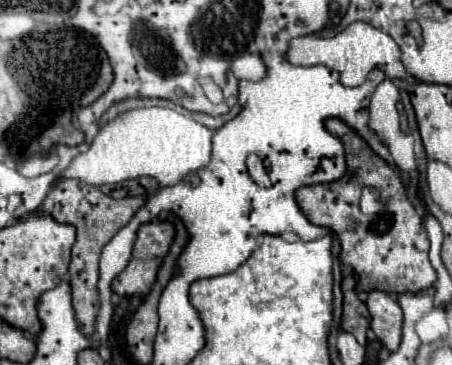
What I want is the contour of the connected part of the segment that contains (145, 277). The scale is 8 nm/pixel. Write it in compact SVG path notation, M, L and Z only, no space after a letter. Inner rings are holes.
M155 220L143 224L137 232L127 268L113 280L113 292L119 296L145 296L157 278L157 270L163 264L173 238L175 226L171 222Z

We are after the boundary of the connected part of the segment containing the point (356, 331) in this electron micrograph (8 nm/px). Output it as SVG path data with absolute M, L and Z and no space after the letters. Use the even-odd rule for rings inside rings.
M353 278L343 280L343 318L341 328L345 332L351 332L359 344L365 344L367 330L369 330L371 316L367 312L367 306L357 298L353 290Z

